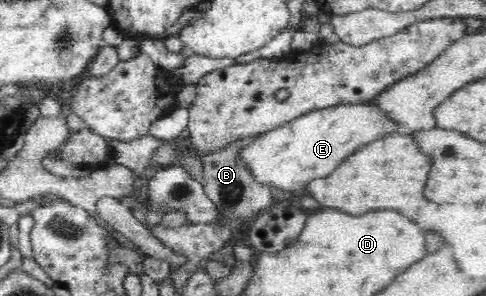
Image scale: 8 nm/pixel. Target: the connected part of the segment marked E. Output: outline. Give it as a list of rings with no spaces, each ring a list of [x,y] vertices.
[[[374,99],[360,101],[358,104],[338,104],[307,112],[305,115],[274,128],[274,130],[260,134],[260,138],[256,142],[252,142],[250,146],[242,150],[240,157],[244,159],[245,164],[248,164],[253,176],[261,181],[261,184],[269,184],[280,188],[280,190],[298,194],[307,189],[307,184],[311,180],[328,176],[344,159],[360,148],[374,143],[380,138],[394,136],[399,131],[403,131],[400,124],[393,120],[388,113],[382,111],[378,107],[378,103],[374,103]]]

